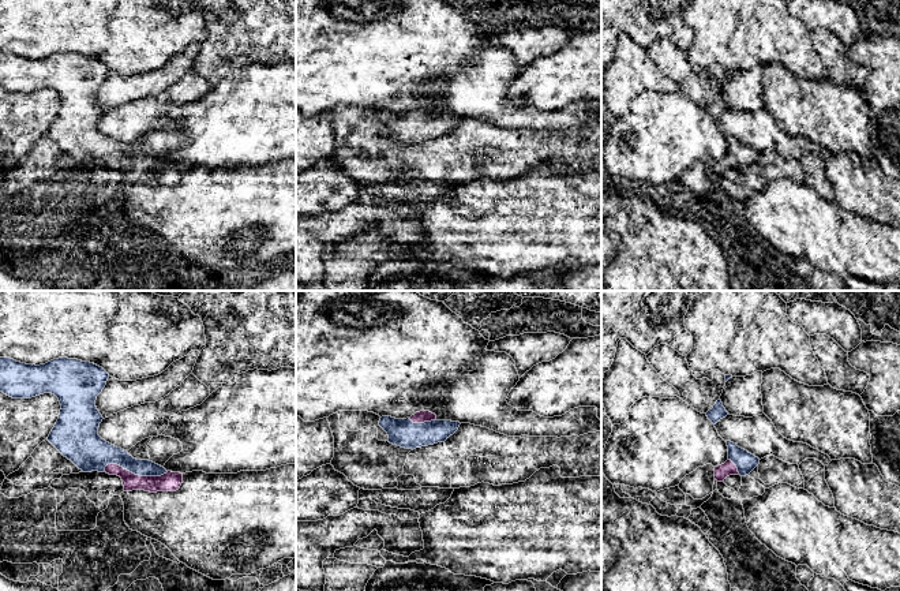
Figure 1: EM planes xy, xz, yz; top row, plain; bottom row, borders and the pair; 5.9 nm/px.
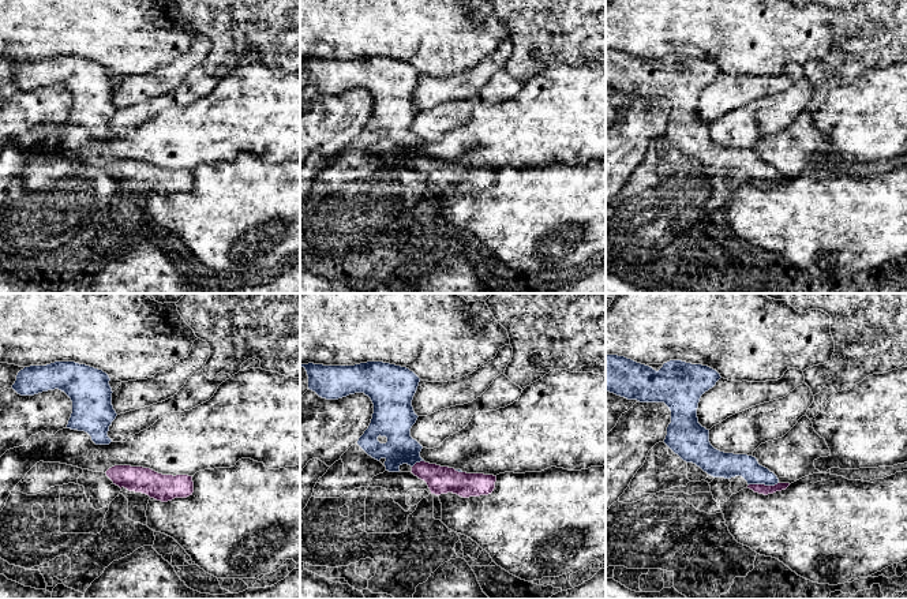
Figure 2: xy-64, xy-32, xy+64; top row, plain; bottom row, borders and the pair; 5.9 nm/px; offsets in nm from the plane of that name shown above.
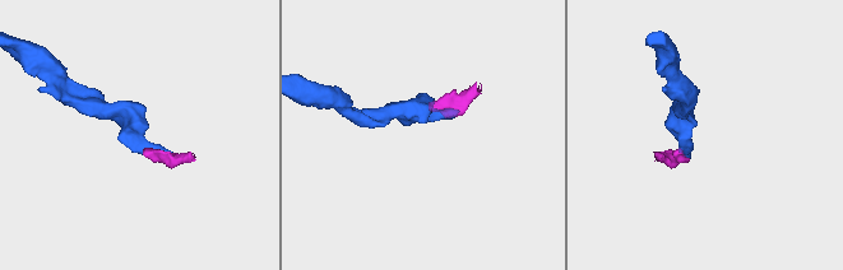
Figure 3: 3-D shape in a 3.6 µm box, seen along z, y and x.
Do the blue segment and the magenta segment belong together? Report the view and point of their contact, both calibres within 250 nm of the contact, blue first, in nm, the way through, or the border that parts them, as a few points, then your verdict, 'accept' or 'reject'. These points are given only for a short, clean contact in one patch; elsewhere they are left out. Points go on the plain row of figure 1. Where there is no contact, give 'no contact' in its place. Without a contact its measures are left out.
meets blue in xy at (135, 168); 170 nm thick on the blue side, 110 nm on the other; runs through xy (98, 148), (119, 156), (135, 168), (171, 175); accept

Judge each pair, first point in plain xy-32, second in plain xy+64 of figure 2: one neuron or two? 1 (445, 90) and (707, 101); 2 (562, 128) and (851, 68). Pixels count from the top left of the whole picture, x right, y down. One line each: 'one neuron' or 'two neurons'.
1: one neuron
2: two neurons

